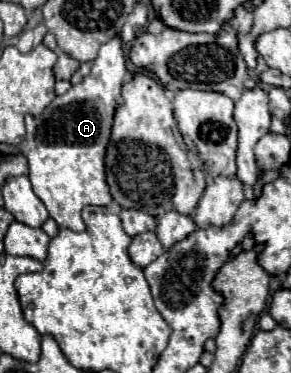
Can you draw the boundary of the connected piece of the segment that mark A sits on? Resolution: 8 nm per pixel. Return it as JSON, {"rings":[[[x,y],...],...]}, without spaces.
{"rings":[[[119,36],[111,38],[99,48],[97,58],[93,60],[91,72],[75,86],[71,86],[65,94],[57,96],[41,116],[25,116],[25,142],[23,142],[23,154],[29,162],[29,180],[33,184],[33,192],[39,196],[39,200],[45,204],[49,216],[61,226],[75,232],[81,232],[85,228],[81,220],[81,210],[87,204],[93,206],[107,206],[111,202],[109,186],[105,182],[105,146],[109,144],[109,126],[113,122],[113,110],[117,104],[121,104],[121,86],[125,82],[127,68],[125,68],[125,54]]]}

